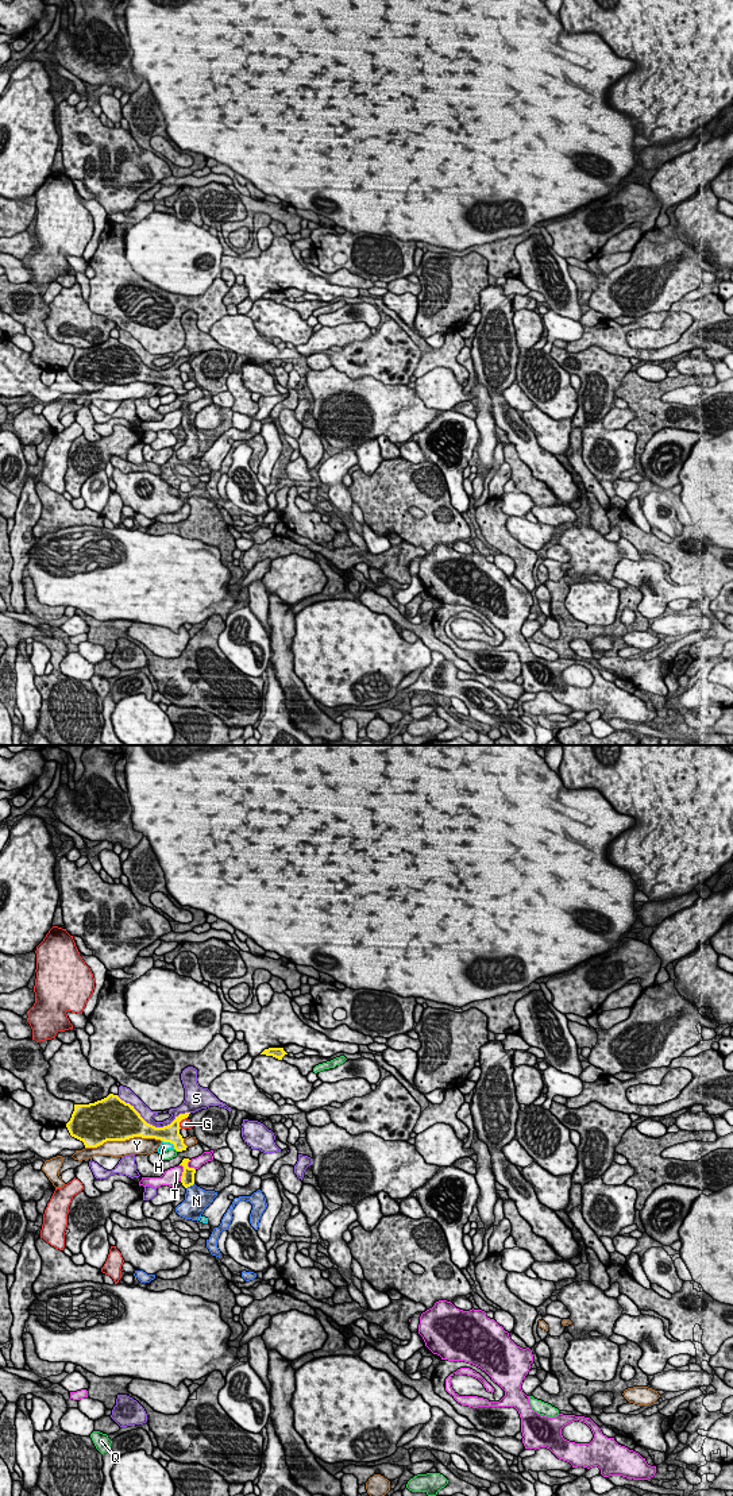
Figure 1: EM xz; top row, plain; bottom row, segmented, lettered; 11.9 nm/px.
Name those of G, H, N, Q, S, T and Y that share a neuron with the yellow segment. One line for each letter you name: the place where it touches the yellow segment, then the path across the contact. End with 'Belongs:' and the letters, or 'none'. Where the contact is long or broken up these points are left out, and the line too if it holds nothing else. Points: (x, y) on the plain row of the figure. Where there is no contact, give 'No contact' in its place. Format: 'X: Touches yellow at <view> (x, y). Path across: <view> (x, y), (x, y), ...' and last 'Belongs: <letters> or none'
N: Touches yellow at xz (189, 430). Path across: xz (188, 419), (189, 430), (196, 444)
Belongs: N

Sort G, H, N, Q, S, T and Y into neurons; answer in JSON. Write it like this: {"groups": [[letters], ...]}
{"groups": [["G"], ["H"], ["N"], ["Q"], ["S"], ["T"], ["Y"]]}

